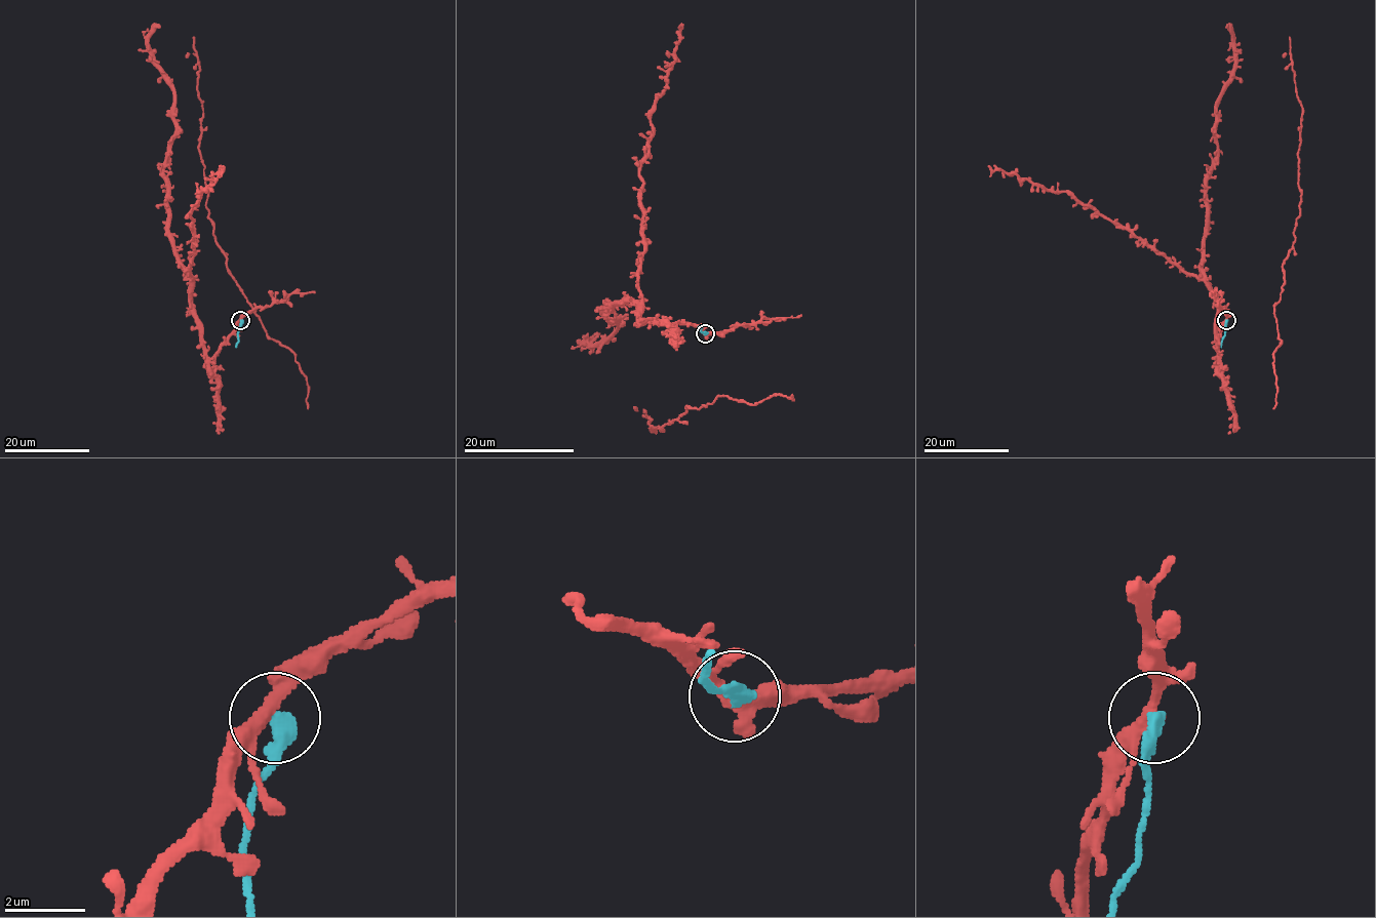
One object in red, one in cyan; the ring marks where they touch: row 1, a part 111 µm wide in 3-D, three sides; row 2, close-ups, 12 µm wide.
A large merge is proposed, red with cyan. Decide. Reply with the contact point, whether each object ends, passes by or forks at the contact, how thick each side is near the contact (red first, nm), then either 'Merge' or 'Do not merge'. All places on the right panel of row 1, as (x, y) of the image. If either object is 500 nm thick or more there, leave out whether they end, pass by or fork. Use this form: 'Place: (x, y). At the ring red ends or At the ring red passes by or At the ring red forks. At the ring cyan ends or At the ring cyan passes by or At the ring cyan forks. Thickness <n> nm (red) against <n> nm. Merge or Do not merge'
Place: (1226, 320). At the ring red passes by. At the ring cyan ends. Thickness 320 nm (red) against 400 nm. Do not merge

